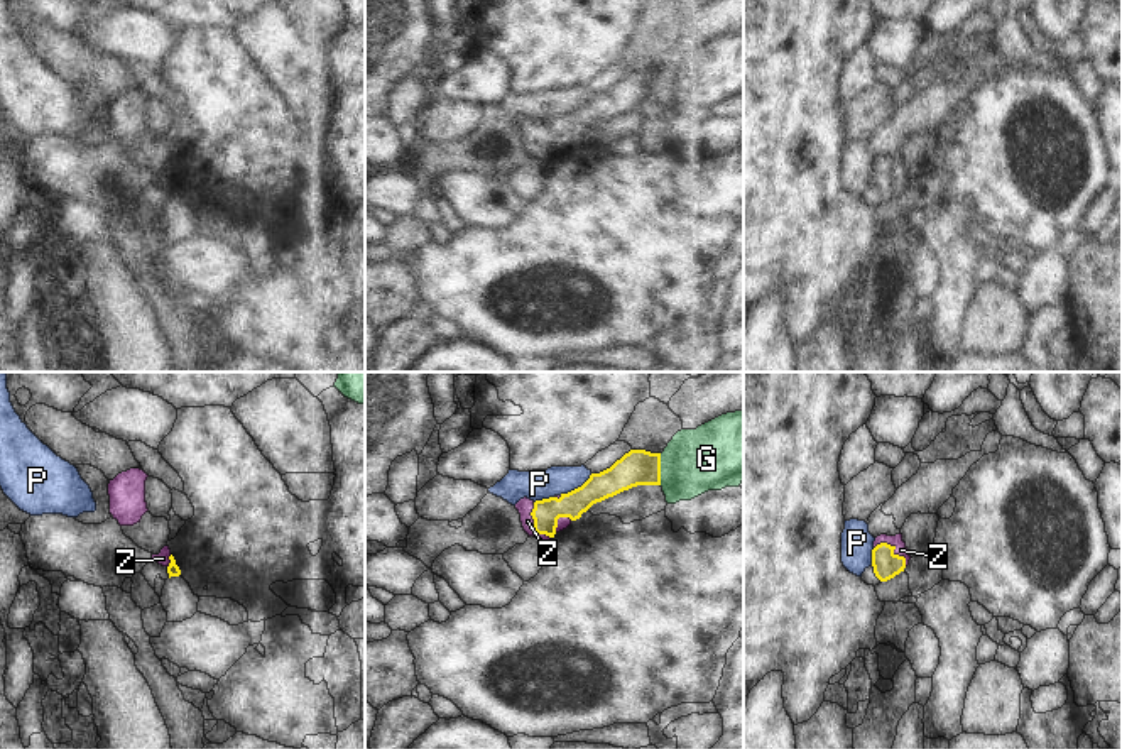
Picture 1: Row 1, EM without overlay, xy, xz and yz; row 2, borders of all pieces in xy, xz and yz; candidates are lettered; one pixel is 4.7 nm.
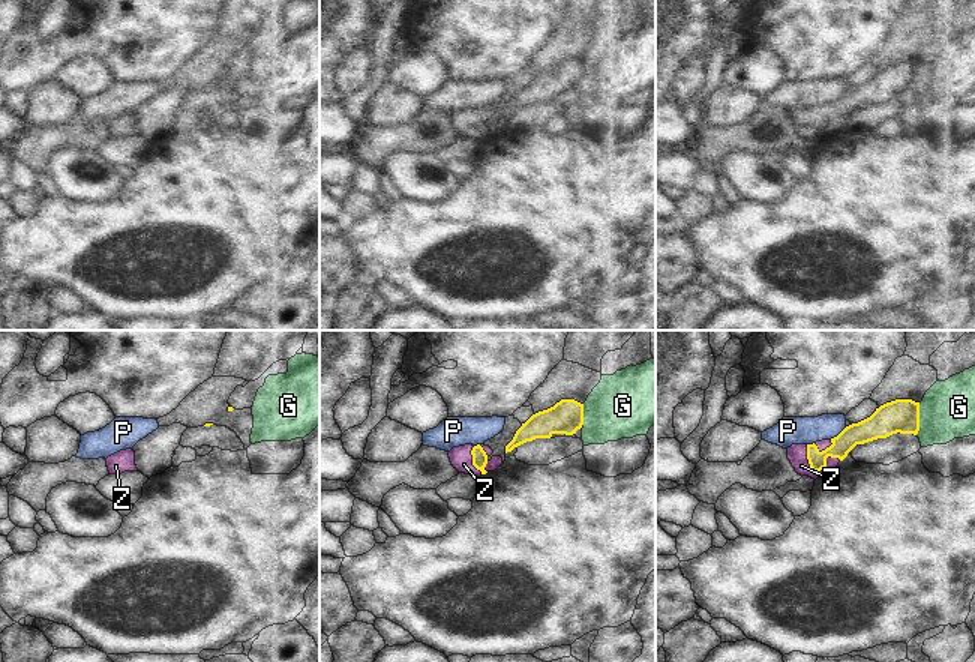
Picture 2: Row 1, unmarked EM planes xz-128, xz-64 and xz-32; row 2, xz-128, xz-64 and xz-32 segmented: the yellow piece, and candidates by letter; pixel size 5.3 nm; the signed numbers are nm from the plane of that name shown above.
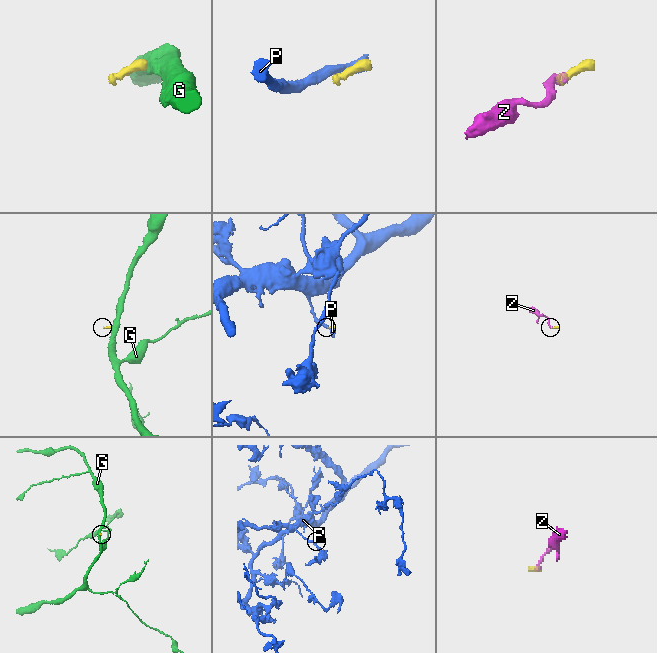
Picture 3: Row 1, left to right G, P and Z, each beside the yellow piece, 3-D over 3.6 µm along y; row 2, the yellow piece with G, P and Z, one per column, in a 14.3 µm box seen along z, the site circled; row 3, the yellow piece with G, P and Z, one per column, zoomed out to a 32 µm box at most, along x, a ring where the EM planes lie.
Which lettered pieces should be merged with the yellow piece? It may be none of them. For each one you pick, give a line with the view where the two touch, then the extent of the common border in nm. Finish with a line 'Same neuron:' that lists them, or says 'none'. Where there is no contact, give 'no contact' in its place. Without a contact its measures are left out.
Z: meets yellow in yz; contact 180 nm long
Same neuron: Z

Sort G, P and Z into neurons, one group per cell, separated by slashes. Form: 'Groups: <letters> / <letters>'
Groups: G / P / Z

